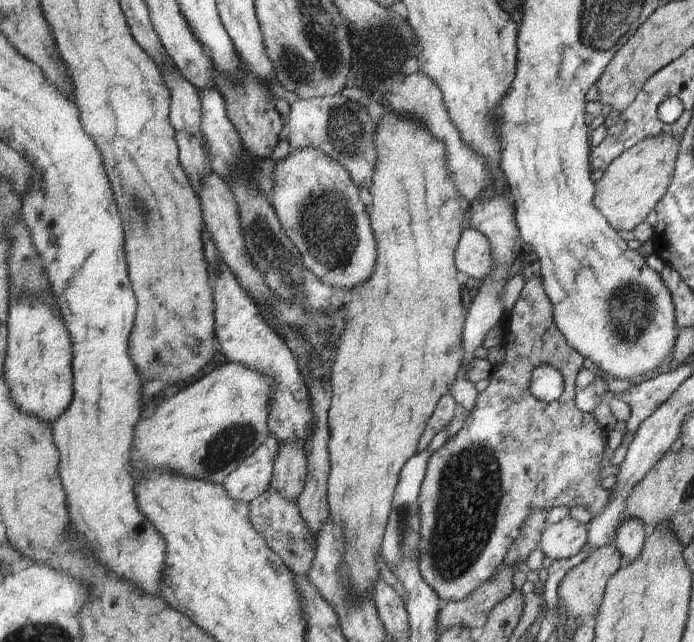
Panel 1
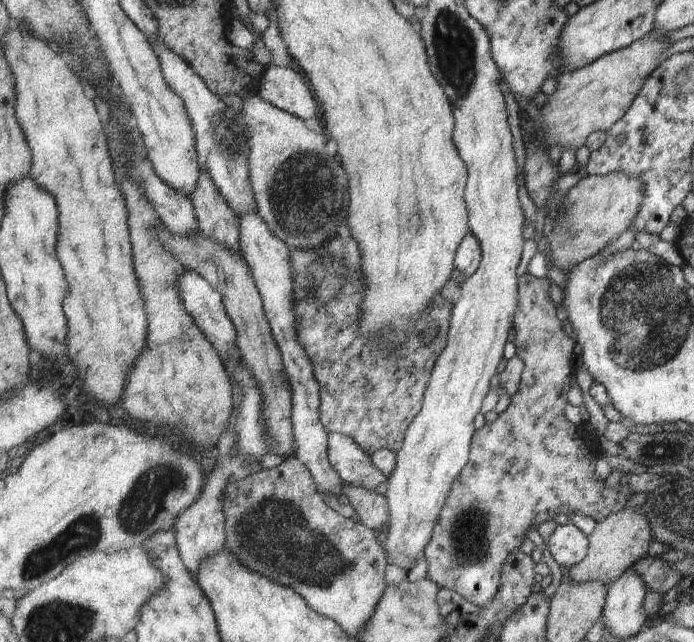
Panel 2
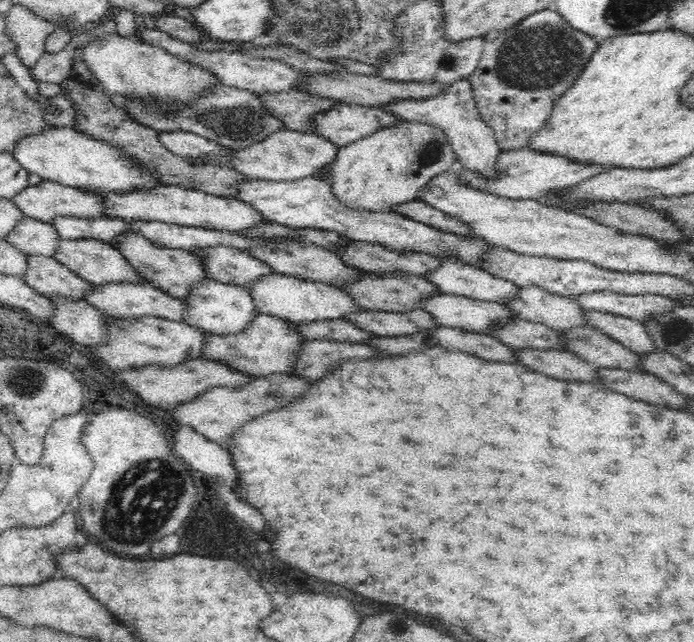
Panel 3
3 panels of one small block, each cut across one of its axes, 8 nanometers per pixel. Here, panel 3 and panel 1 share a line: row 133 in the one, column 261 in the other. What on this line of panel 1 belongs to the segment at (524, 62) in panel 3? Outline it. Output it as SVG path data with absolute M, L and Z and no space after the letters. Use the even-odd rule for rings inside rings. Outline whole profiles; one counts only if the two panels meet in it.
M269 487L265 494L261 494L259 498L255 498L253 502L249 503L249 508L253 526L265 538L265 542L277 554L281 555L285 564L294 574L308 576L313 562L316 560L318 539L313 536L313 531L309 530L309 527L305 524L304 515L301 514L300 503L295 502L295 500L289 500L281 492Z

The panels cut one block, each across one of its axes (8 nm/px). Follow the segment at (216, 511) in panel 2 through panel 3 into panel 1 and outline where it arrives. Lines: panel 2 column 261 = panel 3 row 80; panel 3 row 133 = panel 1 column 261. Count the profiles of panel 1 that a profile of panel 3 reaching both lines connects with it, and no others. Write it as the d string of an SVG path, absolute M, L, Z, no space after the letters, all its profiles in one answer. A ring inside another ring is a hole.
M270 432L268 441L243 465L240 464L235 472L229 474L222 484L232 498L250 503L269 490L273 480L275 460L281 450L279 445L280 442L275 438L275 434Z

